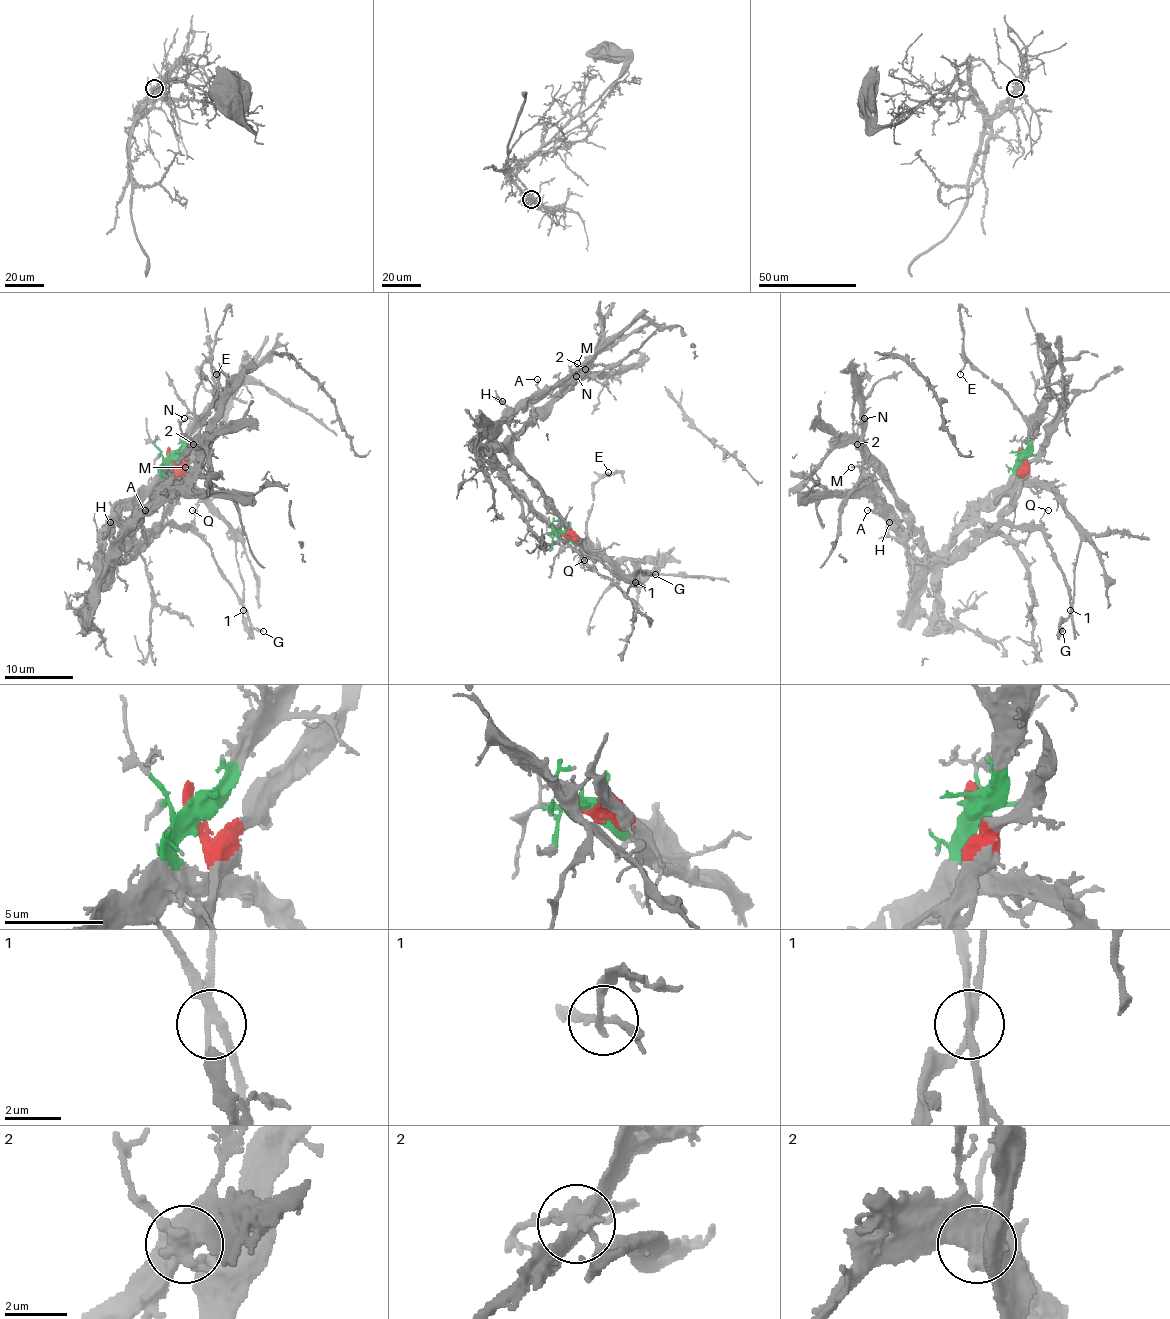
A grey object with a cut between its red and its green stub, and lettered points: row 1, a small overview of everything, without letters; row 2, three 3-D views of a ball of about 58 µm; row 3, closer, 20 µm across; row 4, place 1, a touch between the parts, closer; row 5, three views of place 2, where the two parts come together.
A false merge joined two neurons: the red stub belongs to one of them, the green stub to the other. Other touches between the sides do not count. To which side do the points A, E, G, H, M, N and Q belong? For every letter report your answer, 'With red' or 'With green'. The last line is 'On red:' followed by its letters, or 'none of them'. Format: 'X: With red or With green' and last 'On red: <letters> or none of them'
A: With green
E: With green
G: With green
H: With green
M: With green
N: With green
Q: With red
On red: Q

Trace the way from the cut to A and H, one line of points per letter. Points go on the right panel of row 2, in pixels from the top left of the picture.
A: (1021, 456), (1020, 470), (935, 553), (916, 558), (877, 513), (867, 510)
H: (1021, 456), (1020, 470), (935, 553), (916, 558), (889, 534), (889, 522)

